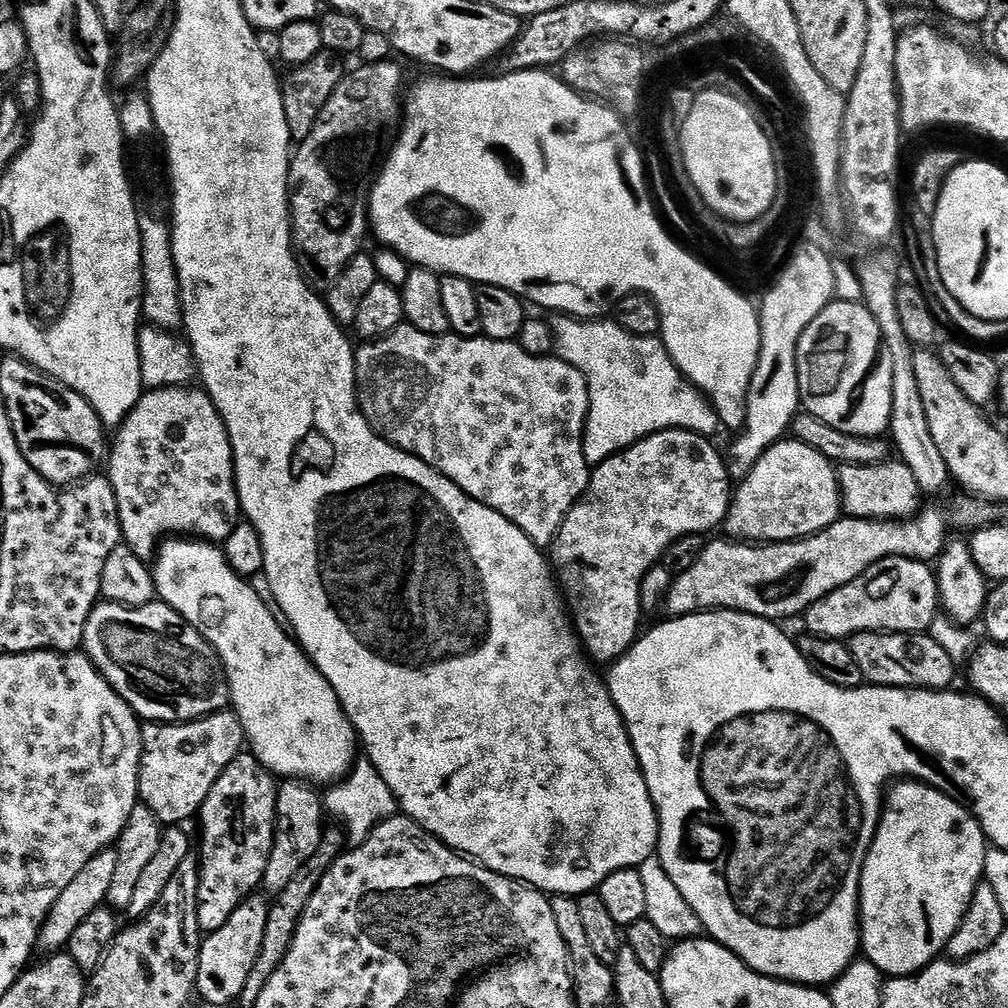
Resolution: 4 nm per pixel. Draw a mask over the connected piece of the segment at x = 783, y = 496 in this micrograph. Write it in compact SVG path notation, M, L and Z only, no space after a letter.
M788 438L779 446L765 452L752 471L743 477L744 485L735 489L728 510L726 529L729 537L744 542L771 542L787 544L795 540L805 540L826 531L842 516L842 497L837 465L827 460L818 450L806 446L801 440Z

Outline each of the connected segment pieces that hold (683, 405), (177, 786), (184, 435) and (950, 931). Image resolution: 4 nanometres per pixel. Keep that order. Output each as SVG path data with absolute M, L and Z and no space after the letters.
M560 316L557 321L557 324L553 323L551 325L551 329L557 349L559 350L560 348L562 352L560 356L563 363L572 364L588 380L588 393L590 394L592 407L588 409L588 427L584 438L584 453L588 458L589 465L595 466L603 464L604 461L610 460L613 456L623 453L625 450L631 448L632 445L640 443L641 440L646 440L650 436L655 436L657 432L683 430L705 438L712 438L715 437L714 434L716 431L721 431L722 425L720 423L720 417L716 415L716 409L712 407L708 397L705 396L699 388L695 388L693 384L688 383L688 381L685 380L684 375L677 370L676 363L674 363L668 356L667 347L664 347L661 343L659 345L656 343L658 341L647 336L635 336L632 332L628 332L625 328L620 327L619 323L616 322L611 322L612 324L604 324L605 322L578 320L571 316Z
M221 710L219 712L213 712L212 715L203 717L198 720L190 720L187 722L181 722L179 724L166 724L157 727L157 732L150 736L147 741L146 747L144 749L144 755L140 761L140 795L142 797L143 803L148 803L148 808L153 812L154 815L158 816L160 819L165 820L165 825L168 826L180 826L185 822L183 820L188 820L191 818L199 817L200 808L206 802L206 798L214 791L218 778L227 772L228 767L234 763L235 760L241 759L242 753L240 751L245 751L246 741L244 738L244 728L240 724L240 720L228 710Z
M181 386L145 391L135 408L125 416L123 427L119 429L121 432L113 444L111 441L106 456L106 480L116 495L123 543L129 552L145 562L151 561L157 555L161 541L173 534L199 538L204 542L223 542L242 516L240 494L236 489L236 453L232 450L228 431L207 393L192 390L191 387Z
M919 782L897 783L887 793L882 805L880 822L876 825L876 837L872 840L872 847L868 849L868 856L864 860L864 870L860 873L860 906L858 909L858 936L862 941L863 955L881 974L888 978L915 976L916 973L924 971L947 949L950 938L959 930L964 915L967 914L968 907L971 906L976 888L984 880L984 863L989 851L990 845L984 839L984 832L980 829L980 823L959 799L947 796L946 793L939 792L937 788L930 788L928 785Z

